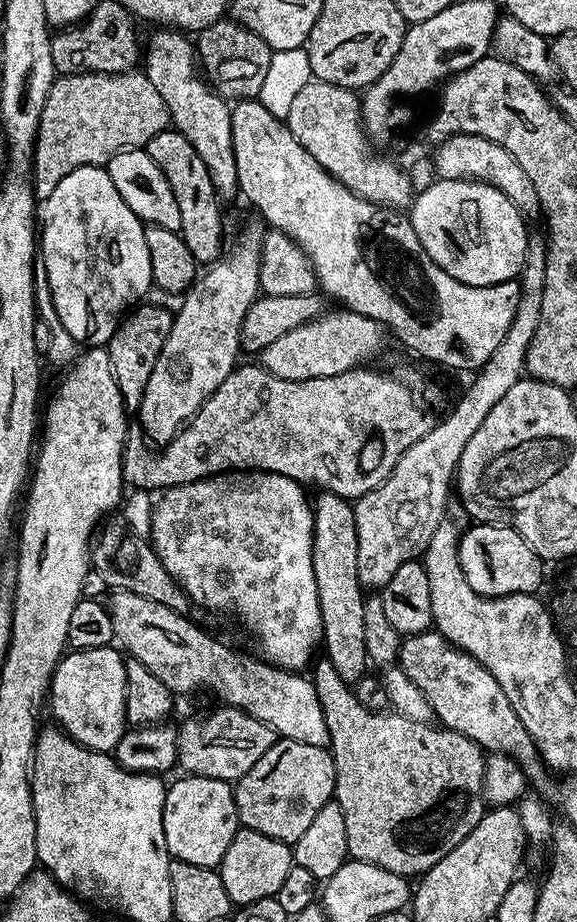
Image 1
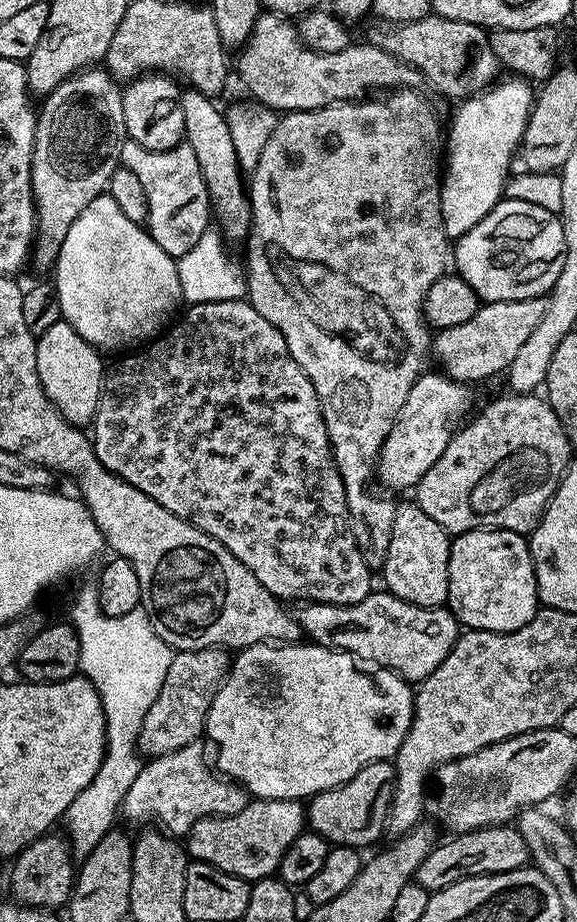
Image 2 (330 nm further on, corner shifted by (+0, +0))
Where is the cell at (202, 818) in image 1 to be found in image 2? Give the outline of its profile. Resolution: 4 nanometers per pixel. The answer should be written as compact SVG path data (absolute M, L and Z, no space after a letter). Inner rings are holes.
M253 799L238 814L207 816L194 822L186 837L186 851L193 861L255 882L265 880L279 869L286 850L290 850L305 828L306 808L301 801Z

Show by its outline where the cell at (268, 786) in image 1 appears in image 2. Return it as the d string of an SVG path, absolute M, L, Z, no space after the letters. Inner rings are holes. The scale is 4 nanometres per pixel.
M379 760L370 766L362 766L350 782L342 786L334 786L325 792L319 792L317 796L311 797L306 804L306 824L311 831L317 832L329 845L342 848L355 848L364 850L367 844L372 844L386 832L388 823L388 807L392 805L392 785L396 783L396 770L389 761Z

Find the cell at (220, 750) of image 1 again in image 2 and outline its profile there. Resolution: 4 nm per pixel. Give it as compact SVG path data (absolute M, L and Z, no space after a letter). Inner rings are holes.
M197 742L188 746L182 746L180 750L174 750L174 754L162 754L161 756L153 756L141 767L138 778L134 778L134 786L130 786L130 790L126 794L122 805L122 816L128 820L133 820L136 824L144 824L140 826L148 826L151 820L157 820L159 827L163 829L167 835L173 838L184 838L190 829L194 826L194 822L198 822L207 816L229 816L230 814L238 814L242 810L246 810L246 806L250 802L250 797L246 789L237 784L236 781L225 778L223 775L214 771L213 765L204 757L203 743Z

